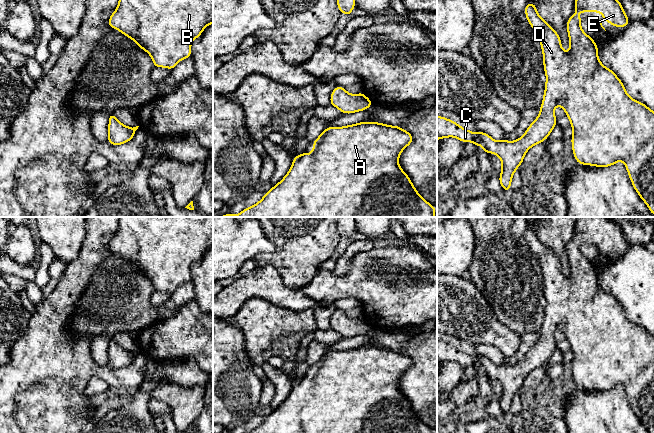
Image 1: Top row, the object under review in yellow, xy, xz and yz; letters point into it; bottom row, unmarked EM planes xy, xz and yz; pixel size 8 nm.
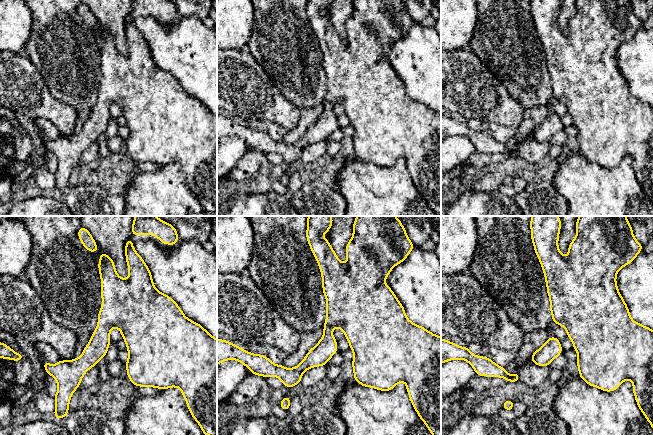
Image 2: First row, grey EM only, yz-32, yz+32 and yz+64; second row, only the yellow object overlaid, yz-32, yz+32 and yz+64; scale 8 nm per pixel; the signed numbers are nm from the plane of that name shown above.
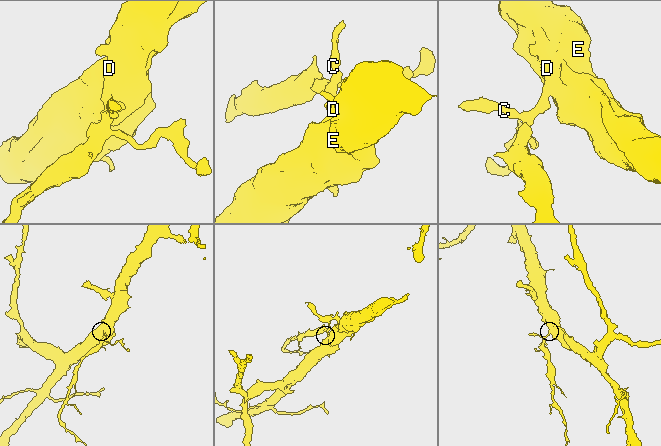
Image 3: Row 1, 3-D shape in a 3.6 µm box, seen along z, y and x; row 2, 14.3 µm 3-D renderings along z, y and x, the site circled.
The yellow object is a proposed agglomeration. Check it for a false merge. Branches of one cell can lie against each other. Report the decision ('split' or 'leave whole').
leave whole

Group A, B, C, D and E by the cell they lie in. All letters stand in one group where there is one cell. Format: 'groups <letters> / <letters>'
groups A B C D E

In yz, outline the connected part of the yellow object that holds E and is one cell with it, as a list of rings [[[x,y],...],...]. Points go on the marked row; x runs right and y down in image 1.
[[[575,0],[575,12],[567,21],[570,51],[565,52],[562,49],[560,37],[557,32],[539,16],[534,3],[527,3],[525,6],[525,15],[531,27],[536,31],[541,44],[546,84],[543,102],[540,106],[541,112],[534,122],[530,124],[522,137],[512,142],[506,141],[505,139],[495,141],[487,133],[473,133],[452,120],[437,116],[437,140],[446,137],[455,137],[463,143],[473,142],[476,148],[480,144],[485,153],[497,155],[502,162],[499,182],[502,188],[509,193],[513,174],[519,165],[523,164],[523,158],[526,152],[535,144],[543,143],[557,124],[554,108],[559,105],[565,110],[566,116],[571,122],[571,128],[574,132],[571,138],[572,150],[577,163],[596,167],[609,167],[618,161],[623,161],[633,187],[654,215],[654,111],[649,109],[645,104],[632,99],[627,94],[624,84],[616,74],[599,61],[598,47],[594,40],[582,30],[580,22],[583,19],[576,14],[577,12],[600,12],[610,25],[618,28],[626,27],[630,21],[618,0]]]

